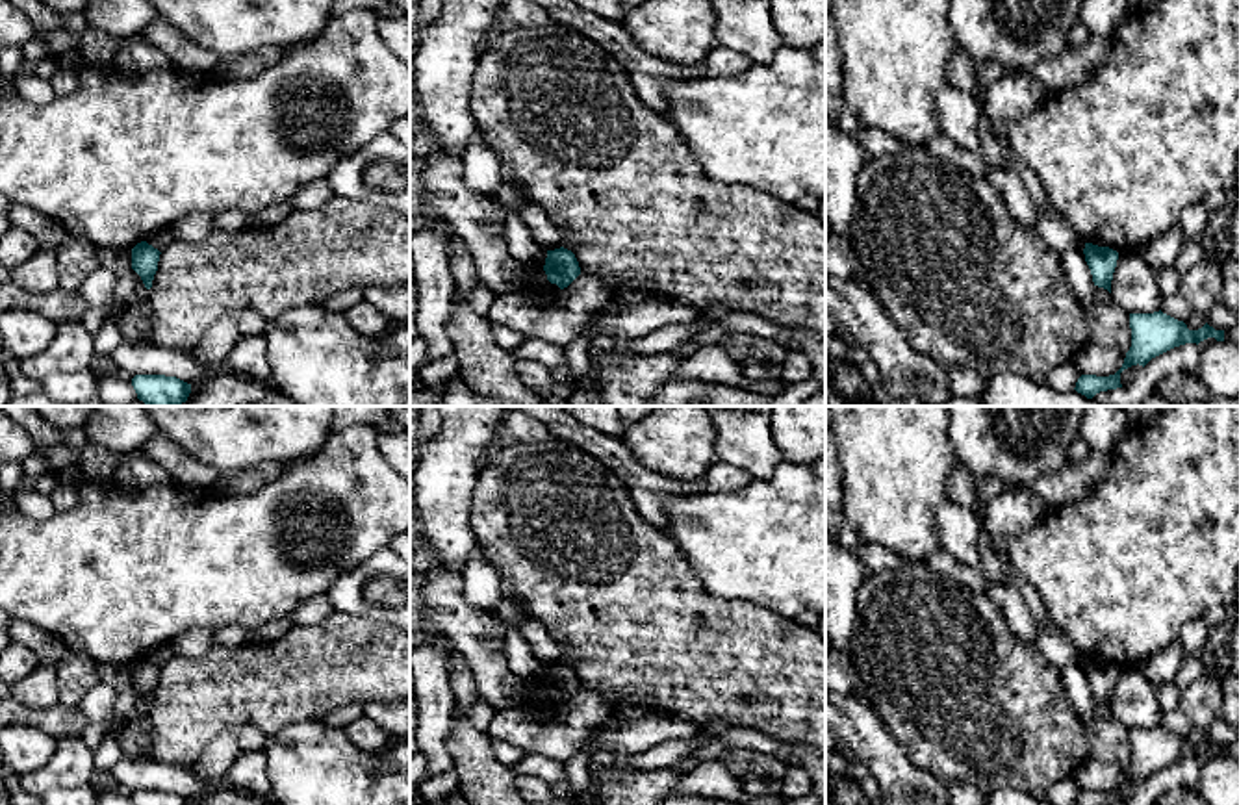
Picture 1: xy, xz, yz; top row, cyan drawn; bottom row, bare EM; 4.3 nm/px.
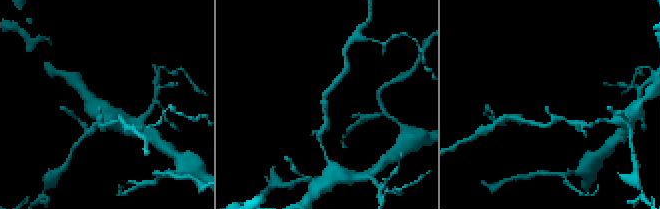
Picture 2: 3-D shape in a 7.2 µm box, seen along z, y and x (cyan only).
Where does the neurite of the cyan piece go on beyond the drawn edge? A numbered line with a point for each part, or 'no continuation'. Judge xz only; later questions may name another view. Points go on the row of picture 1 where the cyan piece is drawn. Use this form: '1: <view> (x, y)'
no continuation

